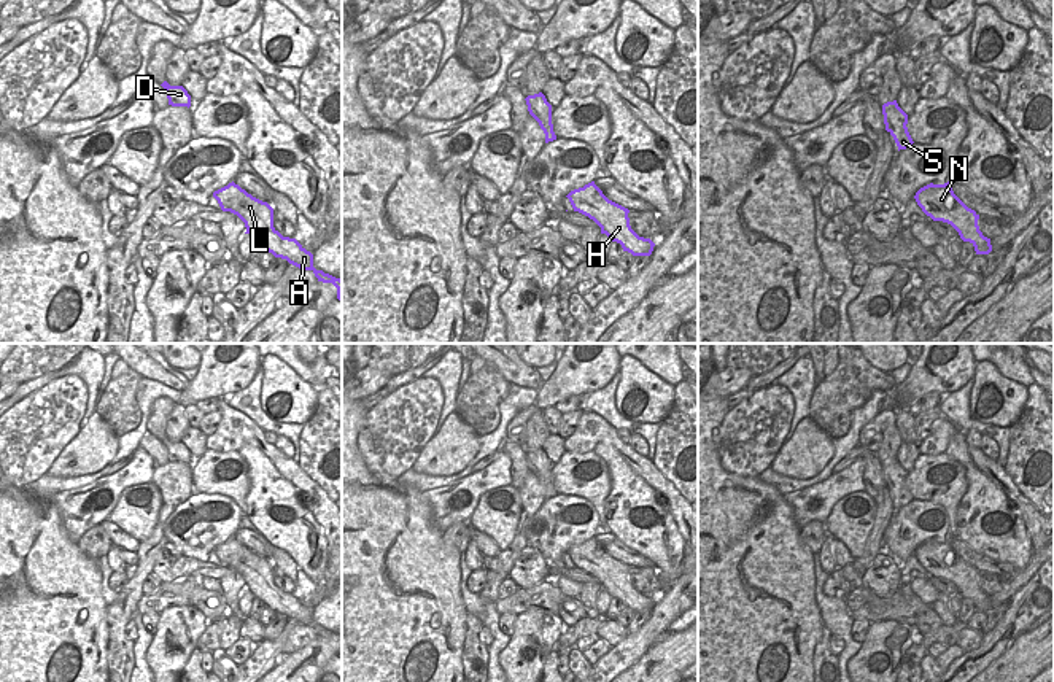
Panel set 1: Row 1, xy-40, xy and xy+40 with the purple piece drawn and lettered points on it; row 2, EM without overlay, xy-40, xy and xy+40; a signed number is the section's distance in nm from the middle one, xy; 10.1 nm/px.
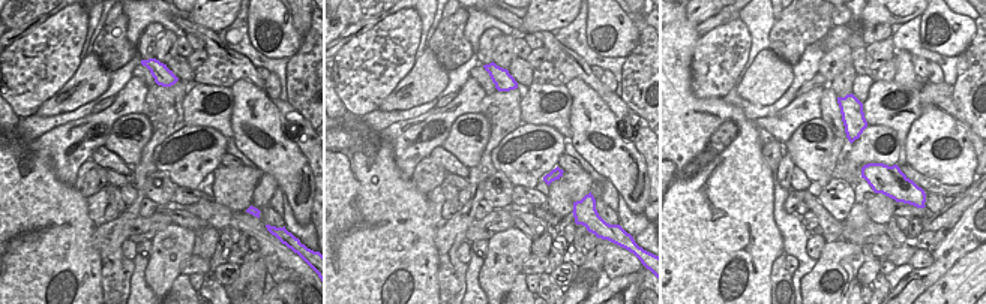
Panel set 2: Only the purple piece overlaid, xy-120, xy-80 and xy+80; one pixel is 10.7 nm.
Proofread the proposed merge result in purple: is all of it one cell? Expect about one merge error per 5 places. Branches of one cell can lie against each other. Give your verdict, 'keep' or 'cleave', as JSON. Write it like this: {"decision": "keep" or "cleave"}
{"decision": "keep"}

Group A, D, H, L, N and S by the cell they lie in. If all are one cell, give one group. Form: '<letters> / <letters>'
A D H L N S

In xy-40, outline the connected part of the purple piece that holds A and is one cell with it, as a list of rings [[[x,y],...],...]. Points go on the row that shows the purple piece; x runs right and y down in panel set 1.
[[[234,181],[213,192],[223,211],[237,215],[254,242],[275,258],[286,259],[289,264],[312,270],[318,281],[332,283],[337,288],[337,299],[342,302],[342,280],[313,267],[313,254],[307,251],[296,238],[283,237],[273,227],[273,208],[262,202]]]

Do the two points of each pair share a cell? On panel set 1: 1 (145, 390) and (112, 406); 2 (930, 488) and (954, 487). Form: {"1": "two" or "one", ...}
{"1": "two", "2": "one"}

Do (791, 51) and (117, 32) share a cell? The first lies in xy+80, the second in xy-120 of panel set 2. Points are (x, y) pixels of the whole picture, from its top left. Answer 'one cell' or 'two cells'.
one cell

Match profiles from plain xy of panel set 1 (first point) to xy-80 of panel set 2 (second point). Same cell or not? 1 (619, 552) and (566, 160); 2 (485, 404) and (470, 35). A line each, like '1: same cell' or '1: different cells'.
1: same cell
2: different cells

